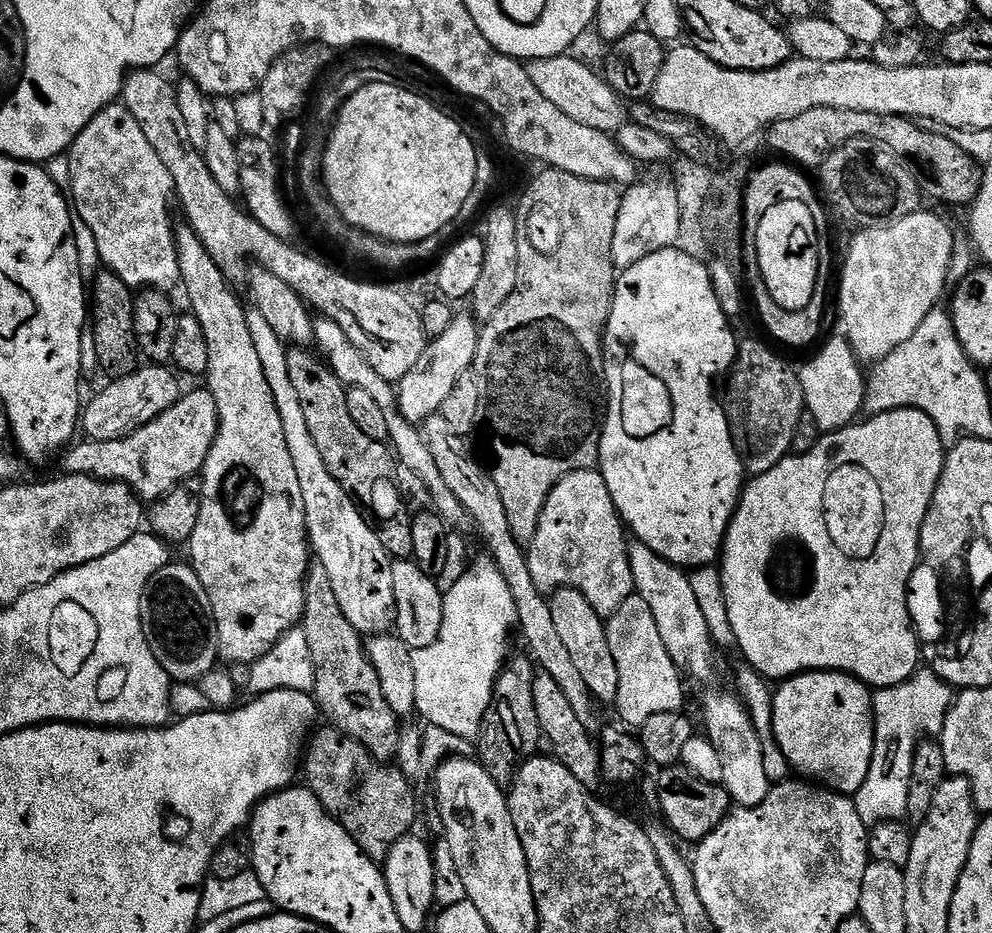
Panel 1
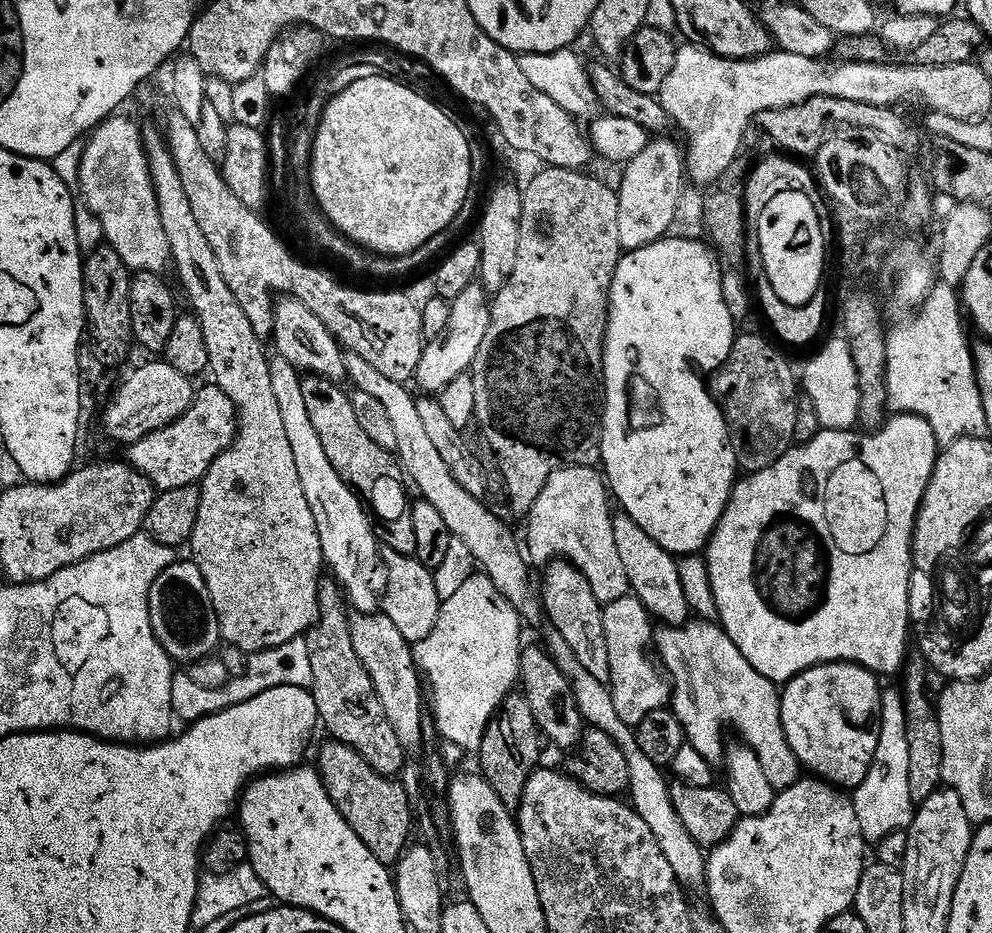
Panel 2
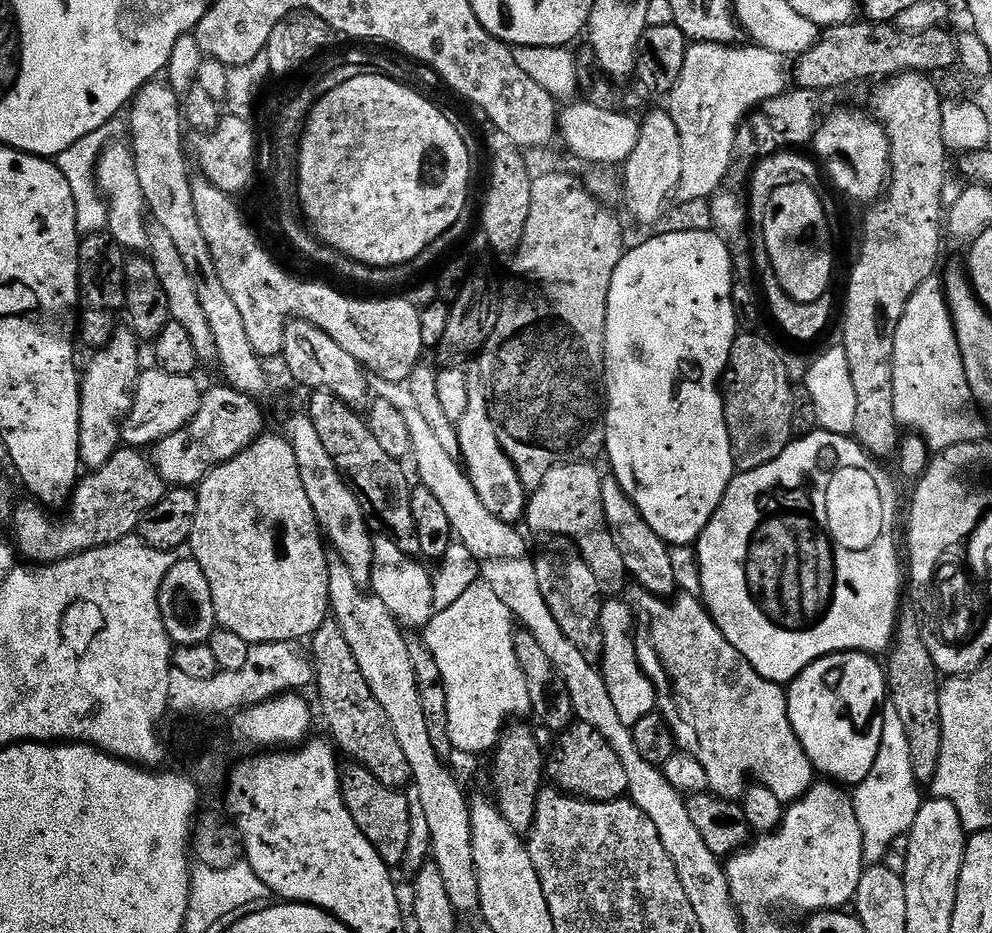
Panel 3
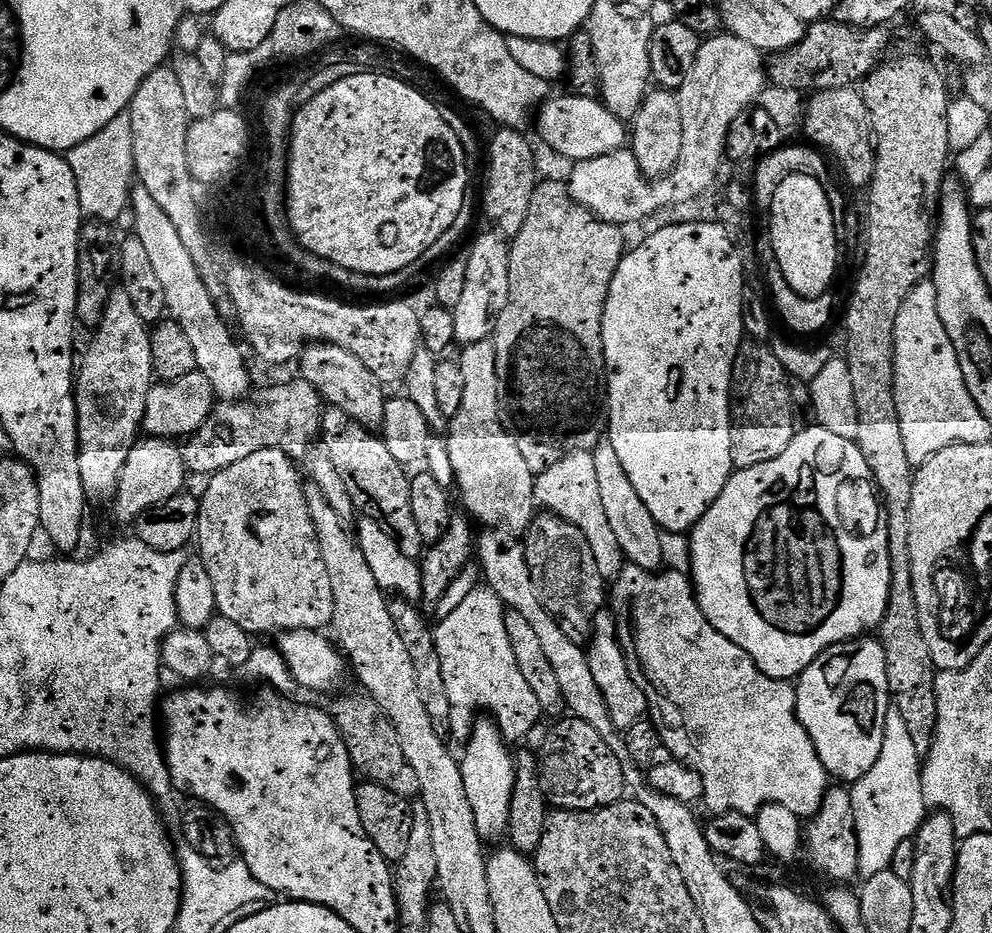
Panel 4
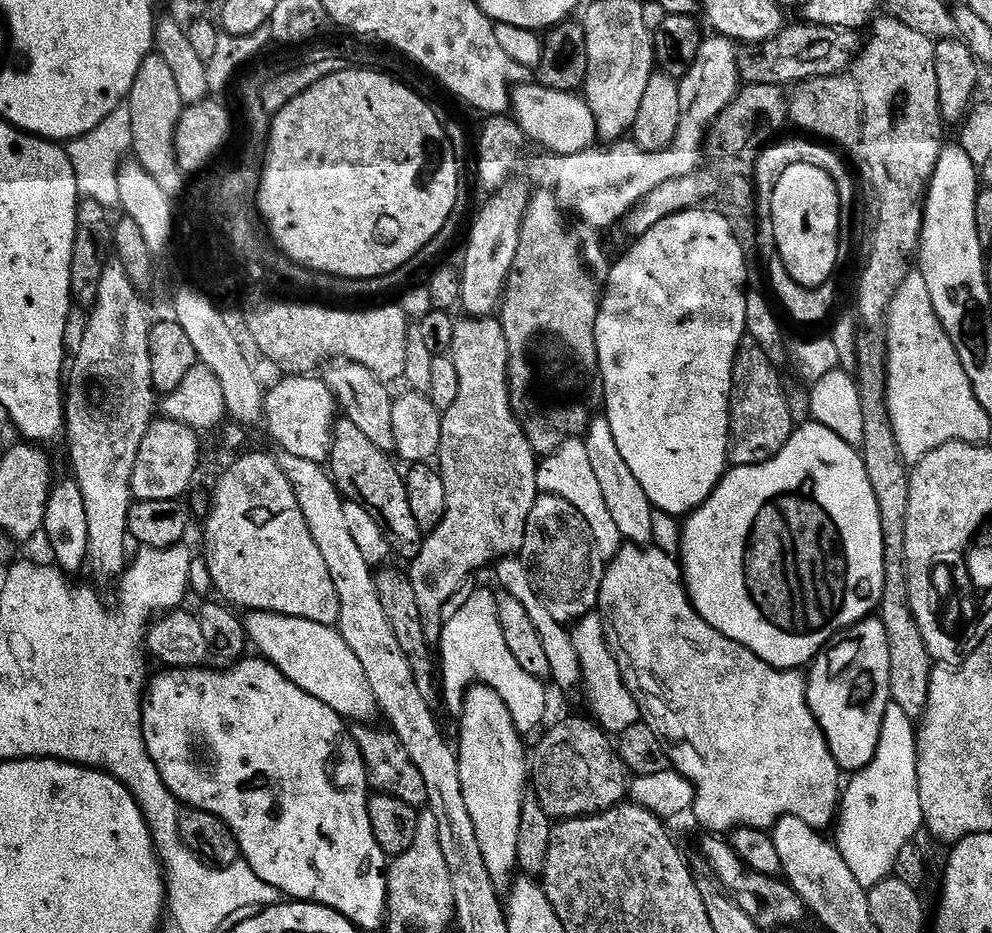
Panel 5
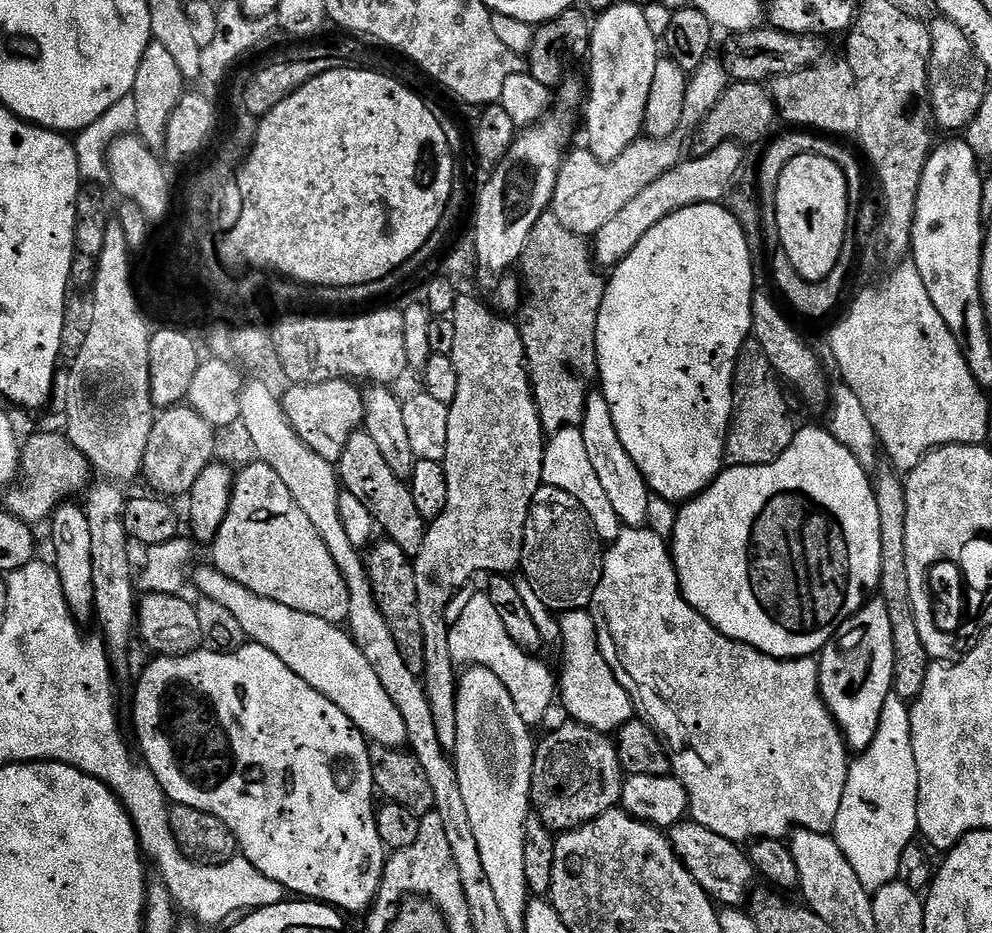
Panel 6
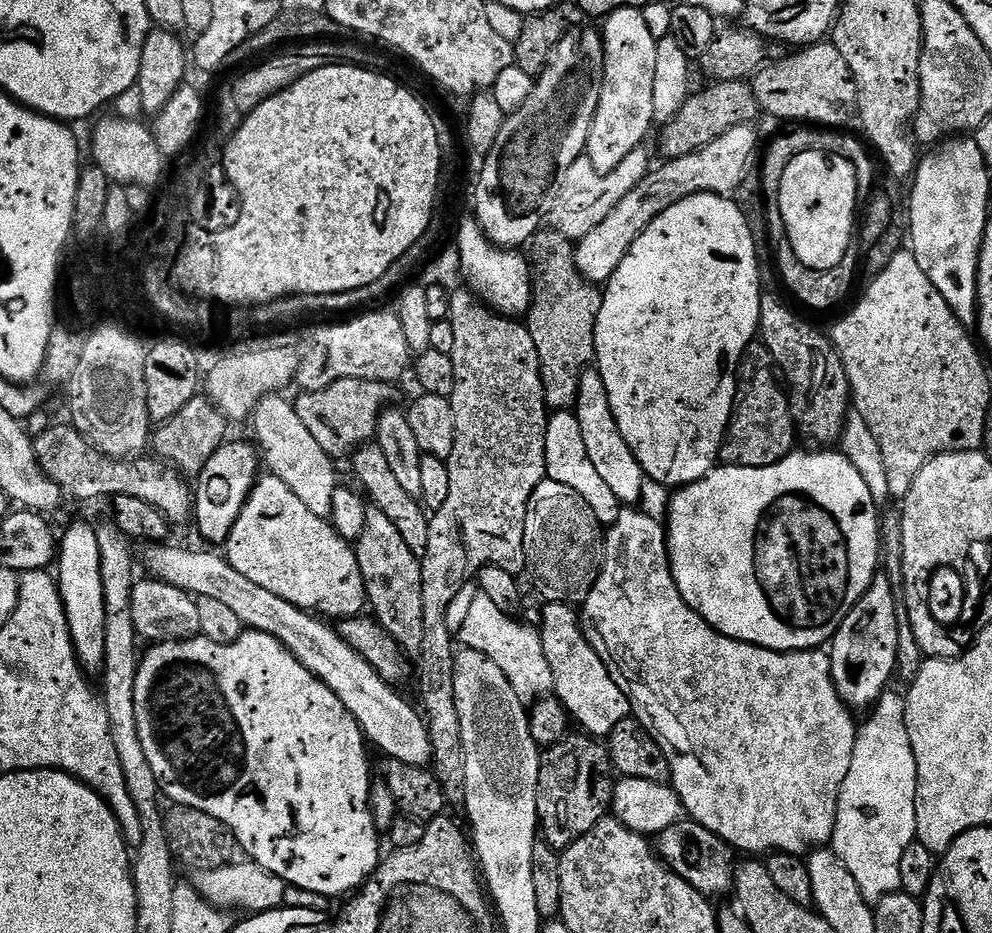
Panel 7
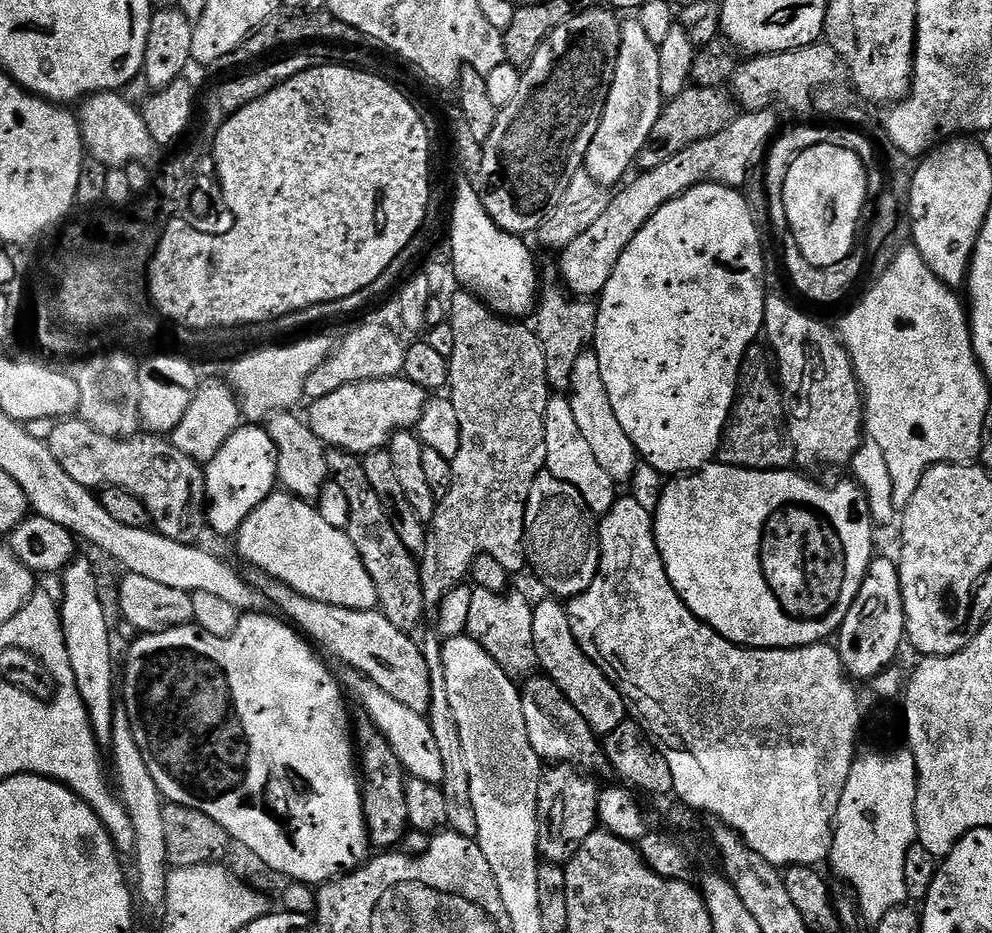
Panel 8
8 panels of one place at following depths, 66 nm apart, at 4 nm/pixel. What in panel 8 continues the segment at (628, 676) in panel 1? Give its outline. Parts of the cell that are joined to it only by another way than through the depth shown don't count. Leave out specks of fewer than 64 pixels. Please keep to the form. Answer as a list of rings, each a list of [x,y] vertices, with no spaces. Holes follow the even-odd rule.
[[[547,598],[532,609],[534,622],[534,650],[543,675],[555,682],[562,694],[570,698],[574,710],[586,718],[592,731],[597,734],[612,732],[626,718],[626,701],[624,696],[609,682],[606,674],[586,658],[582,646],[574,638],[574,630],[570,630],[570,618],[567,607],[559,599]]]

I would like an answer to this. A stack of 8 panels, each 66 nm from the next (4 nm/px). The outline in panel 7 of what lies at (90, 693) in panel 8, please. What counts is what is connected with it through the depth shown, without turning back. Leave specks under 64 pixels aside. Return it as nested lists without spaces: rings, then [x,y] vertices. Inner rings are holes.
[[[72,524],[58,540],[58,559],[54,575],[60,586],[60,597],[70,630],[72,645],[85,673],[99,673],[106,654],[106,604],[102,598],[101,555],[98,554],[98,534],[93,525]]]

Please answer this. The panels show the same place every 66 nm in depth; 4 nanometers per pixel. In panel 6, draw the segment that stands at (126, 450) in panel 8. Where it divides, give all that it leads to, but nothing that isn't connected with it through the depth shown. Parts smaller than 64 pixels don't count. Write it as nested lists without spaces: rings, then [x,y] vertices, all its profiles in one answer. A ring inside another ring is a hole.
[[[36,432],[28,441],[23,441],[20,450],[20,472],[24,476],[24,489],[12,486],[7,489],[7,511],[22,522],[33,526],[47,521],[52,513],[65,503],[75,492],[83,493],[89,487],[90,465],[88,460],[60,432]]]

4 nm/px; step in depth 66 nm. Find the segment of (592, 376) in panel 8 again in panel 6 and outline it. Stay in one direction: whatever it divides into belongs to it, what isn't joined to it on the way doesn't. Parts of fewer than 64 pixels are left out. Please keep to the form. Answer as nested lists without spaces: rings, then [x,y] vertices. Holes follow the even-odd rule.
[[[593,390],[588,394],[584,421],[578,426],[582,434],[582,442],[586,442],[586,454],[590,457],[590,466],[594,466],[594,474],[598,474],[598,482],[602,482],[604,500],[612,507],[612,512],[626,528],[642,528],[648,523],[648,501],[650,489],[644,475],[634,466],[634,458],[626,454],[626,446],[622,446],[622,438],[618,438],[618,429],[614,427],[614,418],[610,414],[610,406],[606,402],[603,391]]]

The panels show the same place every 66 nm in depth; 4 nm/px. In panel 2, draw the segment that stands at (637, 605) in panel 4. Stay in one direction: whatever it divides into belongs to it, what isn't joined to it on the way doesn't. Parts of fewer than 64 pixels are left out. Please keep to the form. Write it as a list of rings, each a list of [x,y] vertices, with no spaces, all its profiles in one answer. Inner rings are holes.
[[[692,618],[683,626],[661,627],[654,636],[654,652],[670,681],[670,710],[678,718],[678,722],[682,722],[687,743],[692,744],[694,750],[702,754],[702,758],[706,758],[714,766],[723,761],[726,751],[724,727],[733,724],[740,731],[739,739],[750,745],[754,754],[758,754],[762,770],[766,770],[766,778],[770,778],[772,788],[783,790],[794,786],[801,779],[802,765],[794,750],[790,750],[790,742],[786,742],[786,730],[782,730],[781,689],[773,681],[758,674],[754,666],[750,666],[742,650],[734,646],[719,623]]]

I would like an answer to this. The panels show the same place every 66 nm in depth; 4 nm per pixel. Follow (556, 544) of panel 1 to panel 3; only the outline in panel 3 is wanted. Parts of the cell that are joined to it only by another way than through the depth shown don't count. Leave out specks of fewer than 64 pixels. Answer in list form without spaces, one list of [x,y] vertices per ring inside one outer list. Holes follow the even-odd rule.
[[[573,462],[560,464],[550,470],[550,474],[542,478],[542,486],[538,486],[529,495],[526,509],[527,531],[552,532],[548,534],[574,541],[586,566],[594,570],[594,578],[598,578],[601,593],[605,597],[616,598],[625,591],[624,580],[627,581],[629,575],[626,562],[622,562],[622,554],[618,554],[618,546],[614,546],[612,531],[604,520],[601,473],[596,473],[592,467],[588,462]]]

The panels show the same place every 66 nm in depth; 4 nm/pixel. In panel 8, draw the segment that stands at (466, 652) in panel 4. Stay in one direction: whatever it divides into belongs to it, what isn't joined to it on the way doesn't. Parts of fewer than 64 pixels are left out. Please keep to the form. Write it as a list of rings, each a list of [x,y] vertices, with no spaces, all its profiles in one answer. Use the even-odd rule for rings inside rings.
[[[476,588],[470,598],[470,618],[466,632],[508,671],[509,676],[524,678],[535,673],[538,668],[534,650],[533,605],[528,604],[524,596],[508,595]]]

